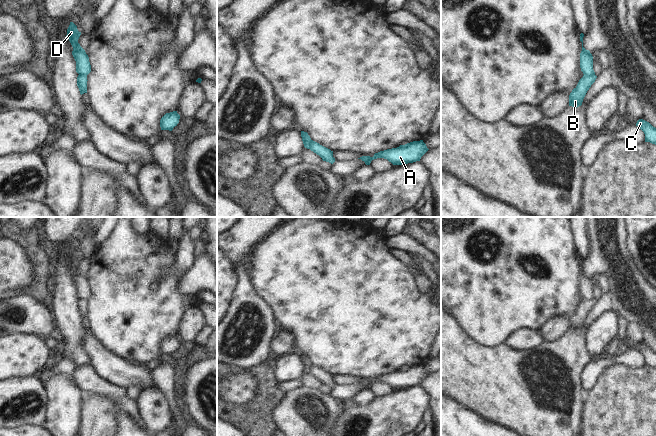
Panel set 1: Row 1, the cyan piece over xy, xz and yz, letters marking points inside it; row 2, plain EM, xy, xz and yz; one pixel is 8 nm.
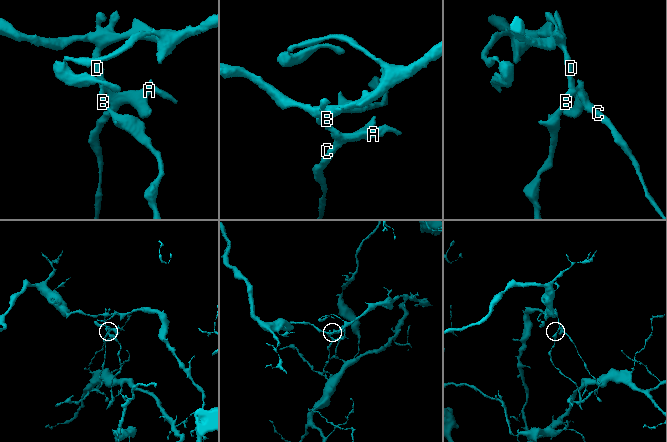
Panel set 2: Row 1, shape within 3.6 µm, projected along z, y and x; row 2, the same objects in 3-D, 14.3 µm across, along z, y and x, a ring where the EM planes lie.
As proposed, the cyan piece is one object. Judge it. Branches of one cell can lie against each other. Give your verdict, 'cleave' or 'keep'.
cleave

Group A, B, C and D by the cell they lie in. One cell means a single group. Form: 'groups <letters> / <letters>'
groups A C D / B

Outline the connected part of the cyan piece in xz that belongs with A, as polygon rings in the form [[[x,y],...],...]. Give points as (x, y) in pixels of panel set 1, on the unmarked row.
[[[423,364],[413,365],[405,369],[400,369],[397,372],[387,373],[375,377],[373,381],[362,380],[361,383],[366,389],[370,389],[371,385],[377,382],[384,382],[391,386],[393,389],[406,389],[420,385],[421,381],[428,375],[426,368]]]

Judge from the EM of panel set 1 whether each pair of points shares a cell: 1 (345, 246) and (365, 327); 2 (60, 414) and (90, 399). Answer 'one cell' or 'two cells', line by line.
1: one cell
2: two cells

